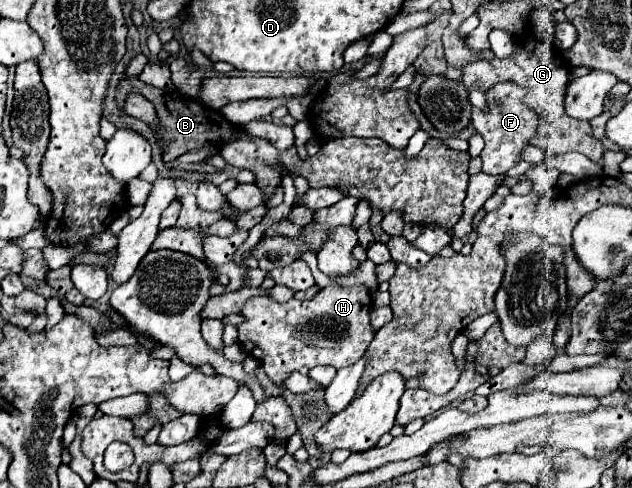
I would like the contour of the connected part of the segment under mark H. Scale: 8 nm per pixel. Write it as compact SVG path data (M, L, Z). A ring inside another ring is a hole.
M331 283L309 301L293 299L279 303L271 297L251 297L239 311L245 317L245 323L237 325L239 345L247 355L261 363L275 385L283 385L285 379L301 367L311 369L315 365L331 365L343 369L357 363L375 335L369 311L371 295L363 285L339 287ZM313 333L317 341L313 339Z

